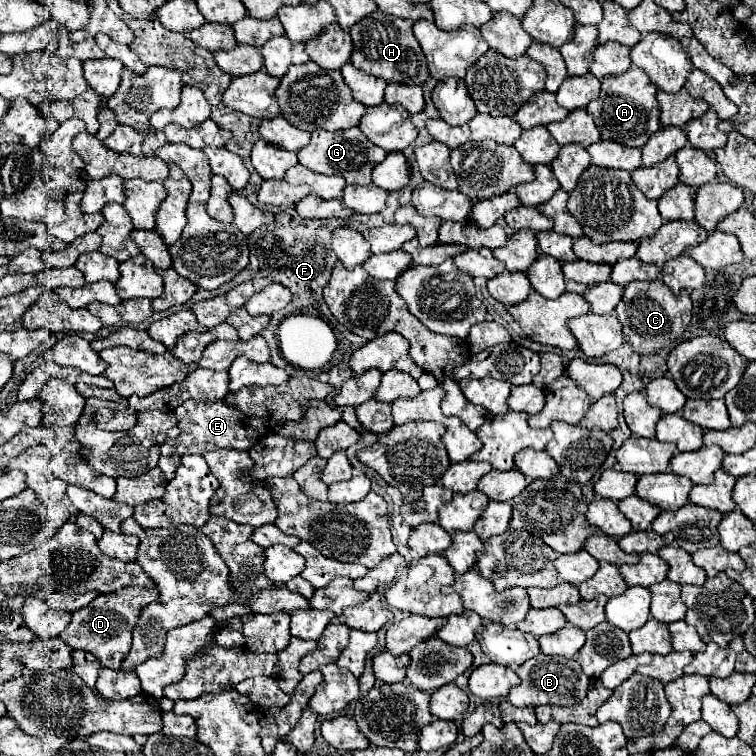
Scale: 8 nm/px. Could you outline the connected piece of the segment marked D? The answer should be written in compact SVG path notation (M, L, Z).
M127 586L111 594L101 594L89 606L77 610L71 616L71 622L61 632L61 638L73 650L93 650L93 654L103 662L105 668L115 670L119 668L119 662L123 662L127 650L131 648L131 630L137 624L141 610L157 600L159 600L157 588L141 588L141 586Z

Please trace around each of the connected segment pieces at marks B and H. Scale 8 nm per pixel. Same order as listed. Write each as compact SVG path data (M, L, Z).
M537 654L517 668L517 676L521 678L521 684L513 686L507 696L513 706L573 706L575 702L585 698L589 688L589 678L583 674L579 662L573 658L551 658L547 654Z
M375 10L373 14L365 16L357 24L351 26L351 38L353 38L353 54L351 64L359 68L365 74L379 76L385 82L397 82L397 84L425 84L429 78L425 54L413 36L413 22L411 20L399 20L395 16L389 16L385 12Z

